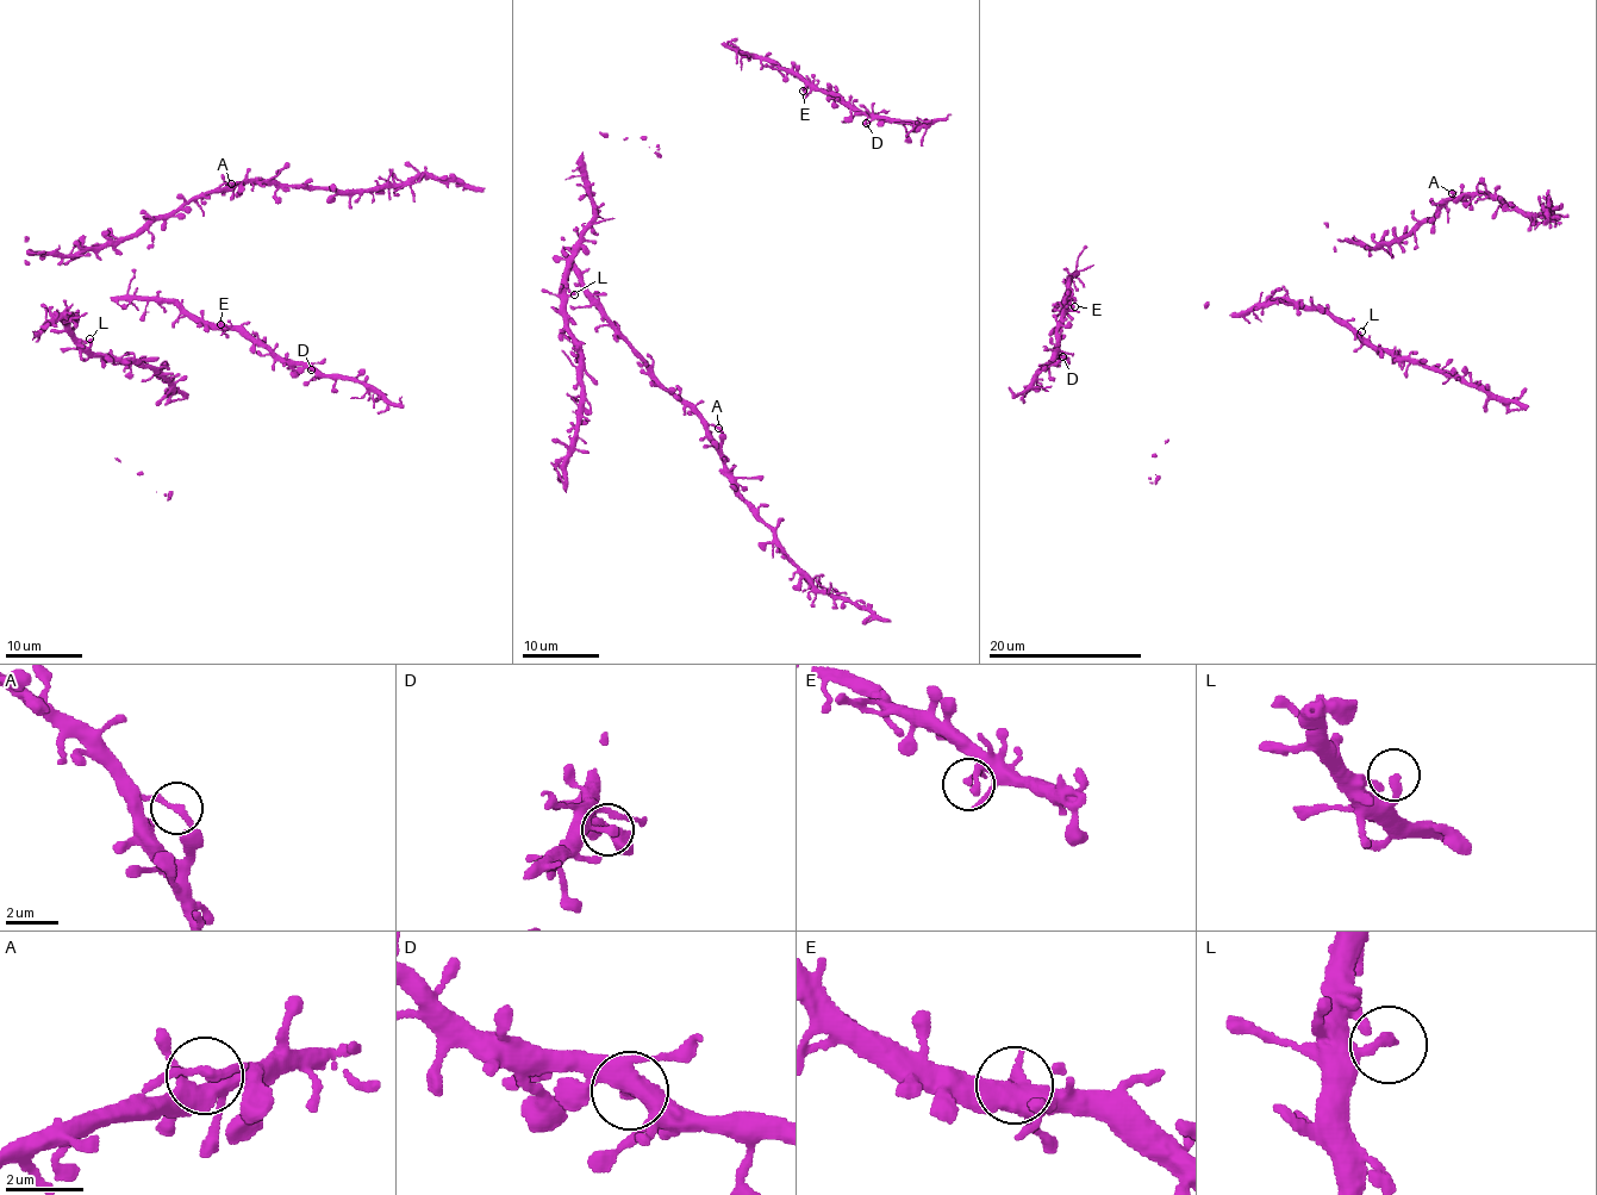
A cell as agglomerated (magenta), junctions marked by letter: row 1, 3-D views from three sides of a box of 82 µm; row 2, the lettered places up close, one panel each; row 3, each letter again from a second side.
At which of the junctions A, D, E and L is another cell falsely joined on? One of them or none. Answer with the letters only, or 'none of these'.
none of these

